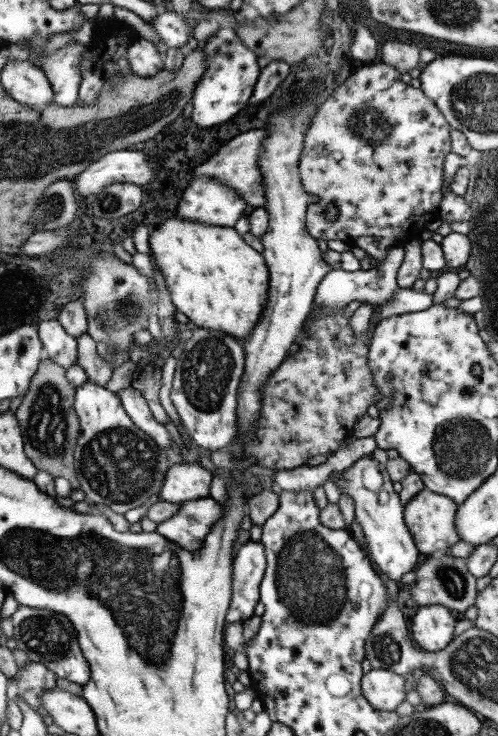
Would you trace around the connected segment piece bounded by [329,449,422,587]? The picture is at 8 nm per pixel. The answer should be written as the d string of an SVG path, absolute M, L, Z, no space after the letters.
M375 449L351 464L349 469L341 473L332 473L329 478L334 480L339 492L344 488L344 491L351 496L354 520L362 529L372 564L378 572L385 573L389 580L395 580L399 587L404 587L401 576L413 571L422 556L415 548L413 539L403 523L403 505L398 494L392 490L392 482L386 474L387 460L385 450Z

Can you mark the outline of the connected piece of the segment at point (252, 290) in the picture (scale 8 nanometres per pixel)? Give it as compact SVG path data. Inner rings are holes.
M173 216L148 233L148 247L152 260L163 274L171 304L188 318L191 327L225 332L239 341L249 335L267 303L268 270L261 253L253 250L233 228L205 226Z

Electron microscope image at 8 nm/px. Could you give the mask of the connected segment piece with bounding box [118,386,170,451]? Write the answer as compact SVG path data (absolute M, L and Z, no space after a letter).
M127 386L127 388L118 393L118 398L123 411L125 411L131 423L151 437L158 447L166 451L170 444L167 431L164 425L153 418L140 391Z

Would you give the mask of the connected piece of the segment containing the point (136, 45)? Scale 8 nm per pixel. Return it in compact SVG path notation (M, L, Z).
M137 38L129 47L126 55L127 67L133 74L150 77L162 69L162 56L143 38Z

